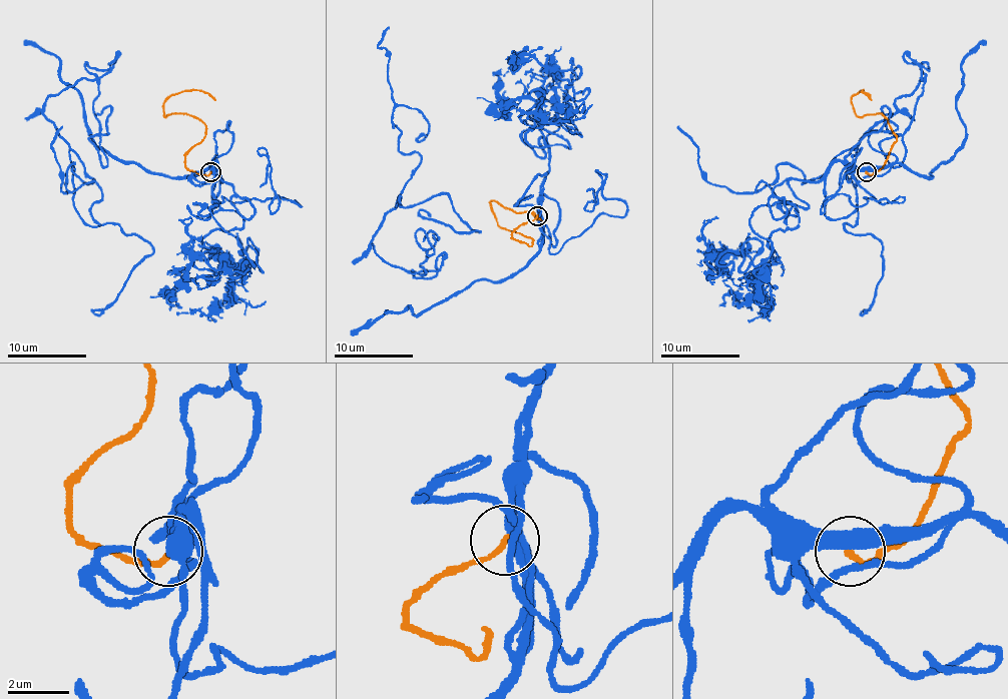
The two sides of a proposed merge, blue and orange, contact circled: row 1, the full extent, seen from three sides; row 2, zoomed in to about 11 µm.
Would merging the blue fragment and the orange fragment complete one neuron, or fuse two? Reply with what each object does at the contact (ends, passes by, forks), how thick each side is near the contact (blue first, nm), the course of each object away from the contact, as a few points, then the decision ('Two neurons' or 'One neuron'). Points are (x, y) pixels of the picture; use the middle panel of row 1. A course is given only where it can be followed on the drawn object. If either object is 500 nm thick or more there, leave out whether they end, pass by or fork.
At the ring blue forks. At the ring orange ends. Thickness 320 nm (blue) against 200 nm. Course of blue: (538, 215), (521, 268), (416, 313), (412, 274), (371, 245), (400, 195), (448, 193), (479, 231), (420, 209). Course of orange: (536, 215), (513, 233), (528, 245), (532, 243), (524, 235), (503, 229), (491, 201), (534, 213), (542, 221). Two neurons

